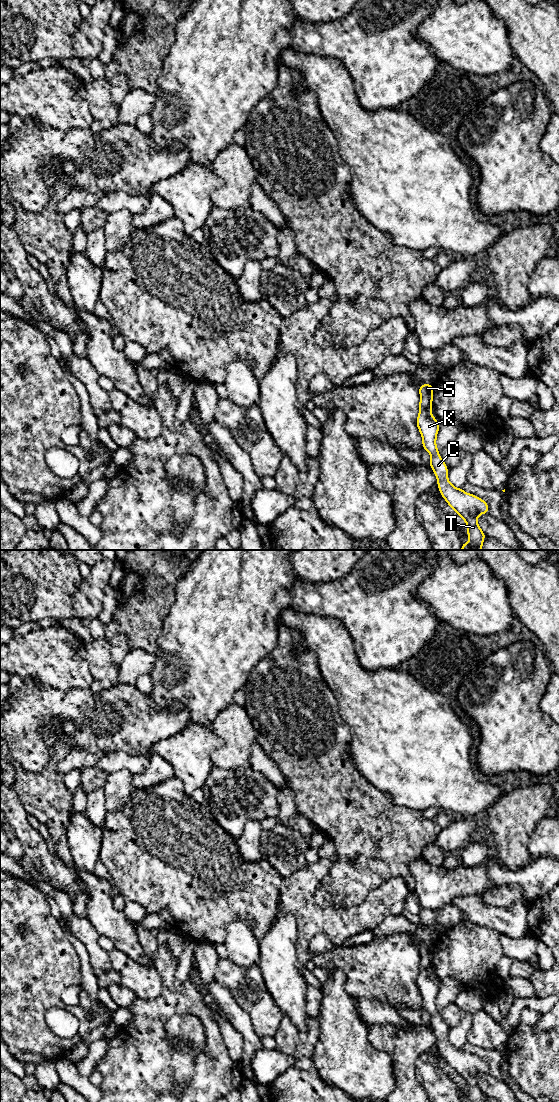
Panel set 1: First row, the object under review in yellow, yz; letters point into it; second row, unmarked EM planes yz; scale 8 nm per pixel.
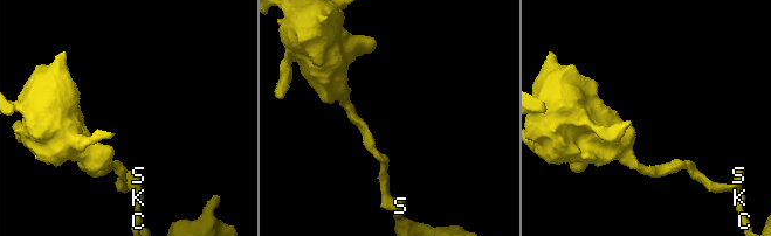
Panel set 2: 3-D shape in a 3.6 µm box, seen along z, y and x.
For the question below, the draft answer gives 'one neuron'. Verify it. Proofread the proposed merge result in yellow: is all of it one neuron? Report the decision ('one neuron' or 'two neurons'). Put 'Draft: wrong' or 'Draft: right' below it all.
two neurons
Draft: wrong

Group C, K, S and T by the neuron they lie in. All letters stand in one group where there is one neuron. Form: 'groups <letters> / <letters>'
groups C K T / S

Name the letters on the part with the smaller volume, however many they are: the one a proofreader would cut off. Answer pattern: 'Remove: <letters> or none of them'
Remove: S

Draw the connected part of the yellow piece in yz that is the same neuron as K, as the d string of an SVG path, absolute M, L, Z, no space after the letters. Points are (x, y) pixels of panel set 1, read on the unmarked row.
M428 970L419 971L417 987L422 995L422 1007L430 1015L430 1027L438 1040L439 1051L446 1062L467 1083L467 1095L470 1102L483 1102L486 1095L477 1084L477 1077L489 1073L486 1061L475 1055L464 1052L461 1048L455 1048L448 1040L448 1027L441 1019L436 1007L436 997L439 991L439 983Z

